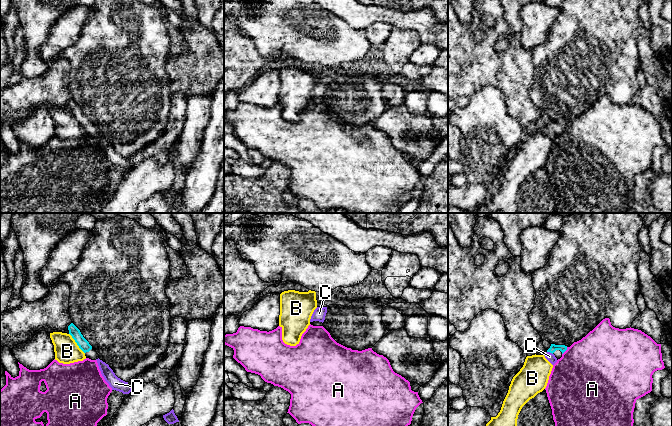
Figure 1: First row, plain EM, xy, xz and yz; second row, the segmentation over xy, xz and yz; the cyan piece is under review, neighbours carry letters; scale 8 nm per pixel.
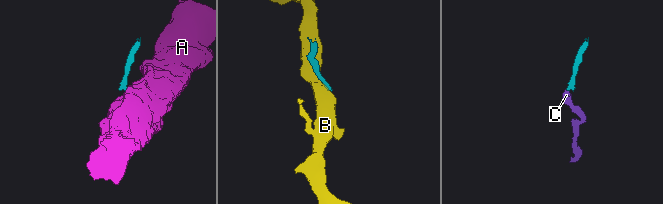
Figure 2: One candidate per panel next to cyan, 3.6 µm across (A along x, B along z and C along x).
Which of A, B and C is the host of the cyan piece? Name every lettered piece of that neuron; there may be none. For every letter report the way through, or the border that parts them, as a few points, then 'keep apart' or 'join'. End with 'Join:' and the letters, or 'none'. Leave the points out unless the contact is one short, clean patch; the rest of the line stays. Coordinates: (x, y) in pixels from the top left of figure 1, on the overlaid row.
A: border yz (567, 347), (562, 354); keep apart
B: keep apart
C: way yz (553, 347), (550, 352), (550, 357); join
Join: C

